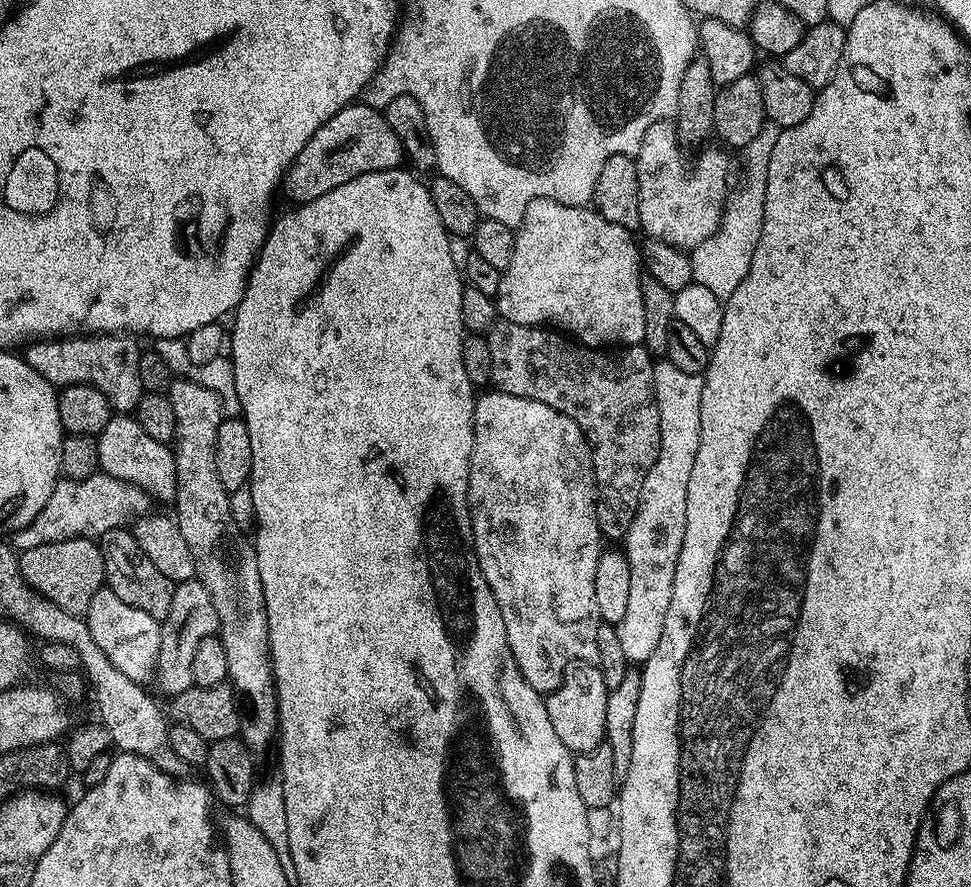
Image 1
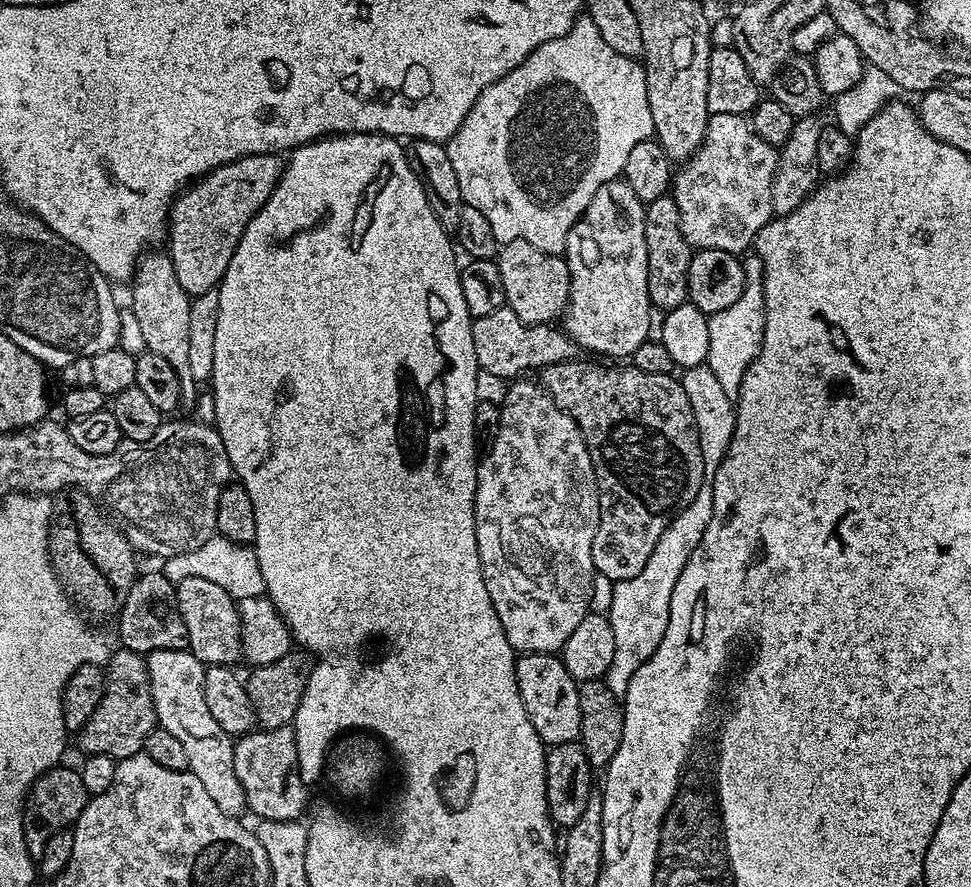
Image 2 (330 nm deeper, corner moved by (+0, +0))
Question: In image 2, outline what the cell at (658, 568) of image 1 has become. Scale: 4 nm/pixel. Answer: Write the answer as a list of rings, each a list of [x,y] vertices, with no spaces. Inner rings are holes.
[[[707,363],[686,368],[683,369],[679,381],[682,390],[686,390],[686,398],[690,398],[690,410],[694,410],[694,422],[698,426],[698,442],[702,446],[705,480],[698,490],[694,502],[690,502],[690,506],[686,506],[686,510],[678,513],[662,534],[662,538],[658,538],[658,542],[654,546],[654,554],[650,554],[650,562],[646,562],[646,566],[642,566],[642,574],[634,574],[634,578],[618,580],[611,585],[612,609],[607,609],[606,615],[612,621],[612,629],[614,630],[614,662],[610,662],[606,683],[614,695],[619,698],[623,697],[626,686],[630,686],[630,678],[634,678],[634,670],[638,670],[638,666],[642,666],[642,662],[646,662],[650,658],[650,654],[654,654],[654,650],[658,650],[658,642],[662,642],[662,638],[666,634],[670,594],[674,594],[674,582],[678,582],[678,577],[682,575],[682,566],[686,566],[690,554],[694,554],[698,542],[702,542],[702,534],[706,534],[706,526],[710,526],[710,514],[714,514],[714,494],[712,493],[711,480],[730,446],[730,438],[734,438],[736,405],[727,396],[726,390],[722,390],[714,370],[710,370]]]

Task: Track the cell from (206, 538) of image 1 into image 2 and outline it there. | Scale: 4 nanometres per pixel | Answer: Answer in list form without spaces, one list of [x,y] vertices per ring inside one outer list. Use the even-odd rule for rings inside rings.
[[[154,248],[145,251],[130,281],[132,287],[132,316],[136,319],[136,328],[144,339],[143,347],[149,352],[166,358],[177,372],[180,383],[181,401],[187,402],[196,396],[198,385],[190,378],[189,343],[190,343],[190,306],[192,300],[178,286],[177,274],[174,273],[172,259],[167,251]]]

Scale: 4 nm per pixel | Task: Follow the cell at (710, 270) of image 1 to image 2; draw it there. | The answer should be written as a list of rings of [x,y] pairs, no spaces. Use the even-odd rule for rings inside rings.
[[[748,254],[743,257],[742,263],[744,266],[744,285],[738,302],[734,302],[727,310],[718,310],[718,314],[708,317],[710,350],[706,363],[710,370],[714,370],[722,390],[726,390],[727,396],[733,402],[738,398],[742,378],[746,374],[750,362],[754,362],[754,358],[760,352],[764,337],[764,323],[769,315],[764,309],[766,289],[762,258],[755,254]]]

